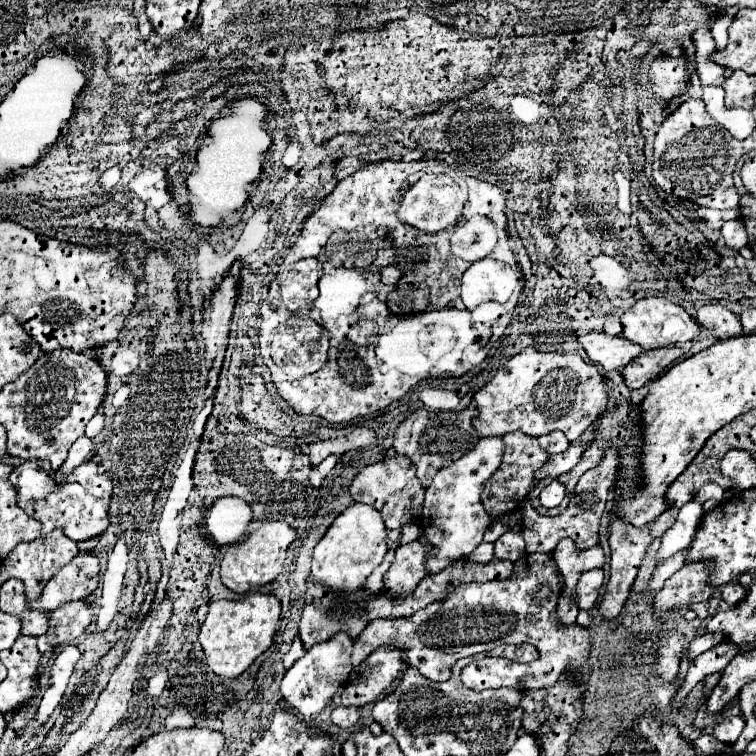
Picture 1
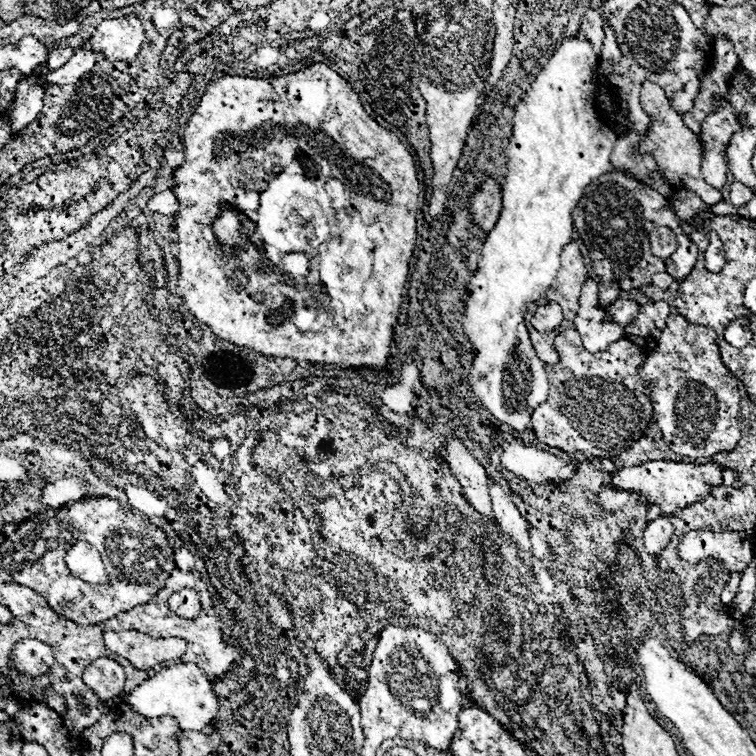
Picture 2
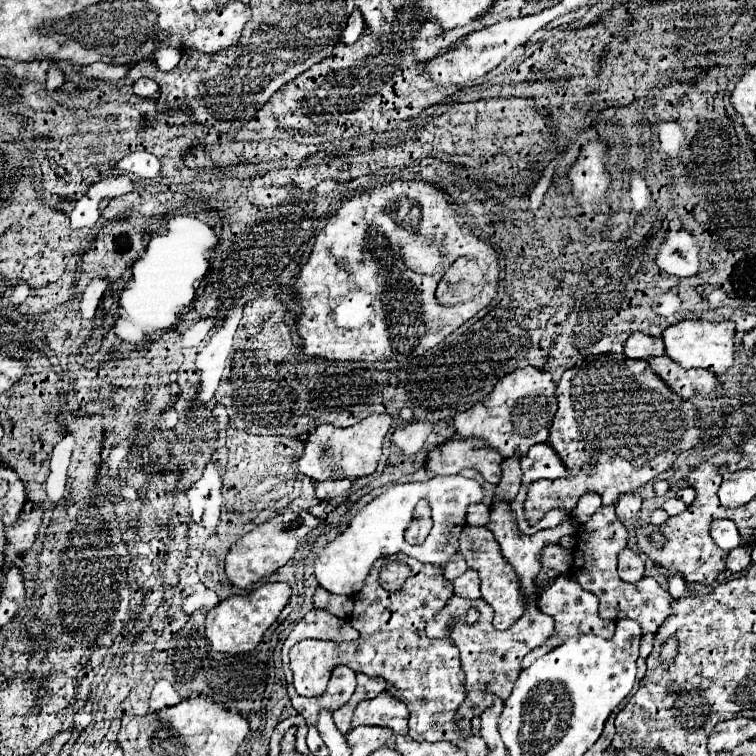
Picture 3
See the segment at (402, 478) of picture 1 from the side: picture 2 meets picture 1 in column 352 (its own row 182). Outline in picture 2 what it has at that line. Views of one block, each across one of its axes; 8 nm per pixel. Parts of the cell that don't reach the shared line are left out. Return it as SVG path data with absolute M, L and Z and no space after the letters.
M488 176L480 182L478 190L470 198L470 218L484 234L488 234L494 228L500 210L502 210L502 188L496 182L496 178Z

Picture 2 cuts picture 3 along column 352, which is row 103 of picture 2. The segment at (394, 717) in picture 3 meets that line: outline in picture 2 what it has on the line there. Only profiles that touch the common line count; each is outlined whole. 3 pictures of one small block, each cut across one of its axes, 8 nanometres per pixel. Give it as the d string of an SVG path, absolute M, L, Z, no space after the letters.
M718 100L720 108L714 110L704 122L702 122L702 132L700 132L700 142L702 142L702 178L714 186L722 188L726 184L726 174L728 174L728 164L726 164L726 148L730 144L730 138L734 132L742 128L741 120L745 116L740 116L732 112L732 106L724 100Z

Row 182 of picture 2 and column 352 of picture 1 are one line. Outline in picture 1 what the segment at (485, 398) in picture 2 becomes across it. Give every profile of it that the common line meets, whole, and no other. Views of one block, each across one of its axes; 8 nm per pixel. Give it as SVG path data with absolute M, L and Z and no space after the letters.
M354 502L334 518L324 538L316 544L312 556L312 576L316 582L332 590L356 590L366 584L366 578L382 562L387 551L386 526L380 512L368 504Z

